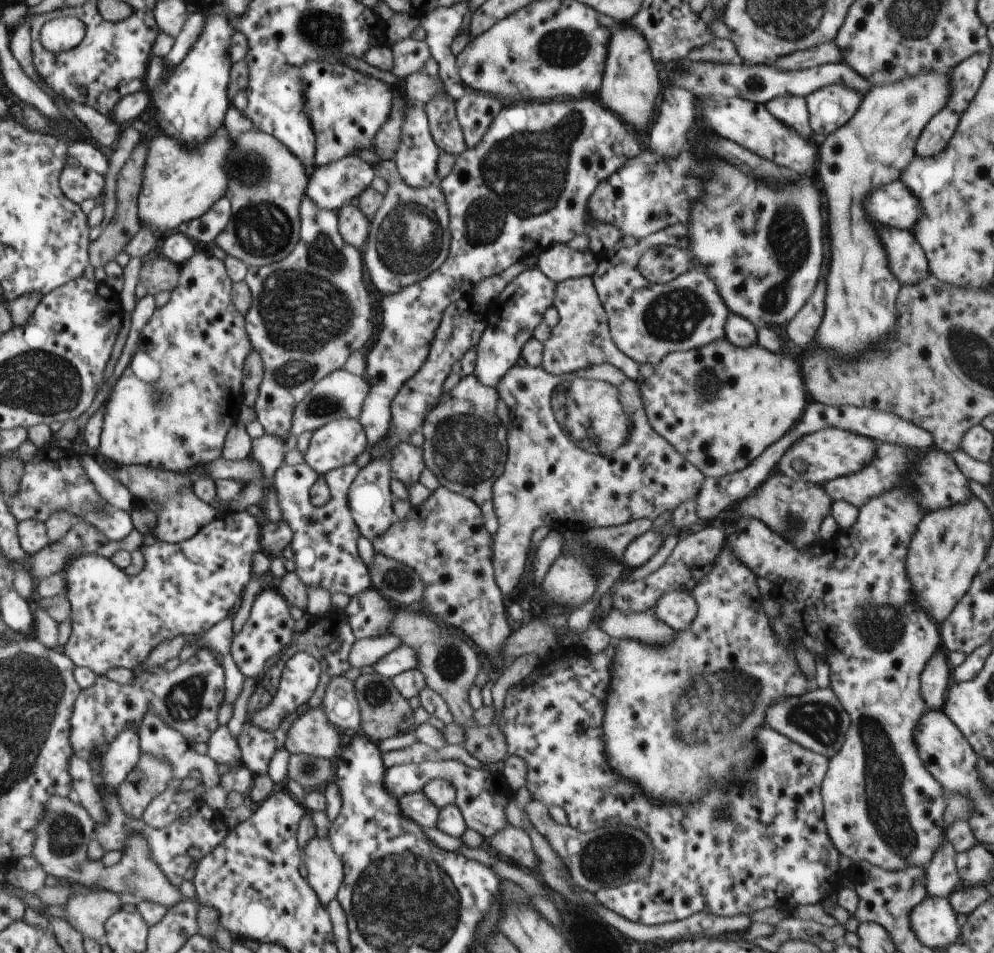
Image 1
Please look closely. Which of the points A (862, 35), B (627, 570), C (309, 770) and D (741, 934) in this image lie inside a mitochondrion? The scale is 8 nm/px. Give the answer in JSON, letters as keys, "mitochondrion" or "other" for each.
{"A":"other","B":"other","C":"mitochondrion","D":"other"}

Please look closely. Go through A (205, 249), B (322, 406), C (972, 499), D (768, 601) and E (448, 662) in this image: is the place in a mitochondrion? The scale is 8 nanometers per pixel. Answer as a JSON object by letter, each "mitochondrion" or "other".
{"A":"other","B":"mitochondrion","C":"other","D":"other","E":"mitochondrion"}

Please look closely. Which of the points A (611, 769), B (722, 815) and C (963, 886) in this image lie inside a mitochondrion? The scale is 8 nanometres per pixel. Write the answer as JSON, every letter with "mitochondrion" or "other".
{"A":"other","B":"mitochondrion","C":"other"}

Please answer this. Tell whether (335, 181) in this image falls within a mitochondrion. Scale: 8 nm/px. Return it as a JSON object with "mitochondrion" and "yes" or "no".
{"mitochondrion":"no"}

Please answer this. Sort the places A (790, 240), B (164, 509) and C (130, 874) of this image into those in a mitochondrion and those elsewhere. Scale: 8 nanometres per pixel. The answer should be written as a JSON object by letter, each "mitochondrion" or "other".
{"A":"mitochondrion","B":"other","C":"mitochondrion"}

